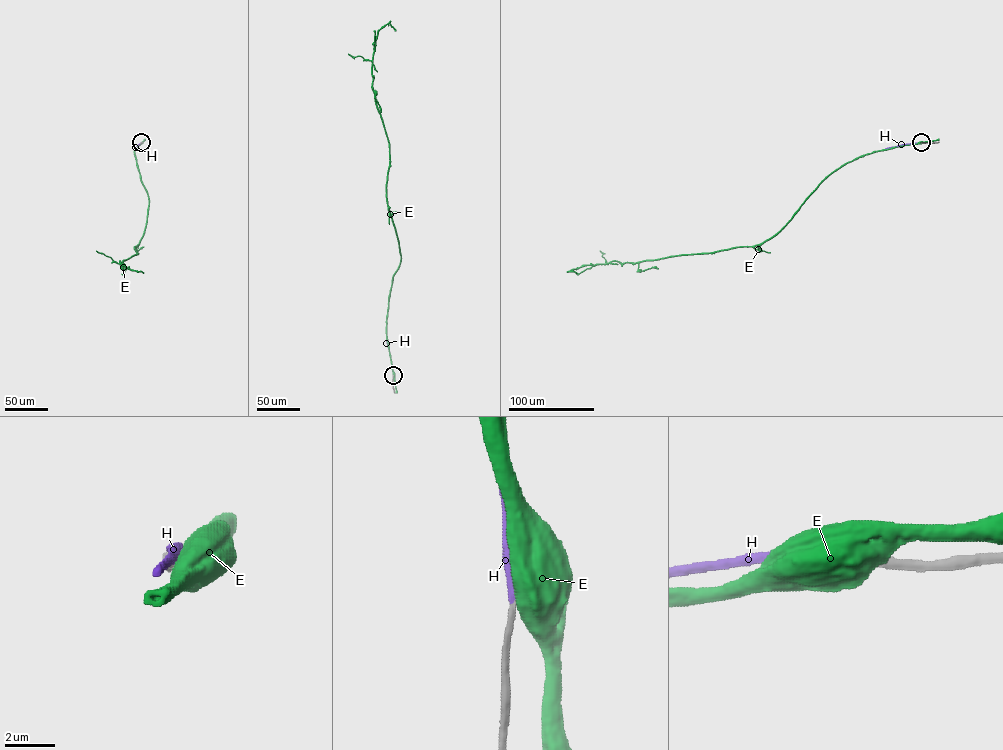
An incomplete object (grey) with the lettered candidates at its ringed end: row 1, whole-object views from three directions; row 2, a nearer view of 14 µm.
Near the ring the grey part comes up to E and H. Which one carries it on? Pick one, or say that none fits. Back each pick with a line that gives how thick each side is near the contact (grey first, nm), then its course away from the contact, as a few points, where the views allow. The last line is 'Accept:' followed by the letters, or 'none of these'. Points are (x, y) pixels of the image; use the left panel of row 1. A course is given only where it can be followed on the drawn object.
H: 360 nm thick on the grey side, 420 nm on the other
Accept: H

